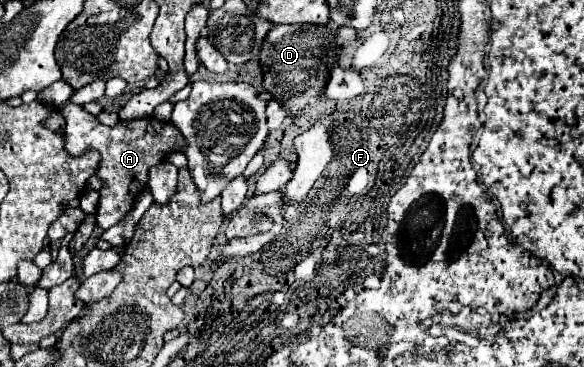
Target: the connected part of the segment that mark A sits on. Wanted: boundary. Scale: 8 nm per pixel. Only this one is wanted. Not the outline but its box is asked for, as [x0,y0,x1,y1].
[60,103,186,229]

